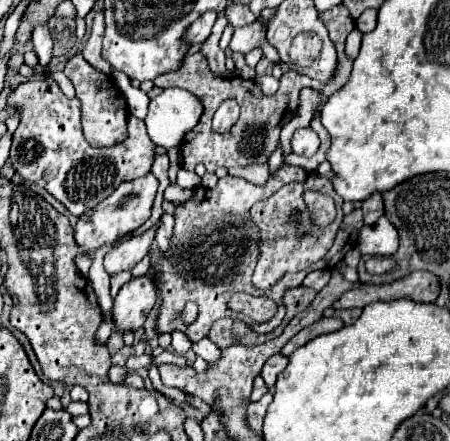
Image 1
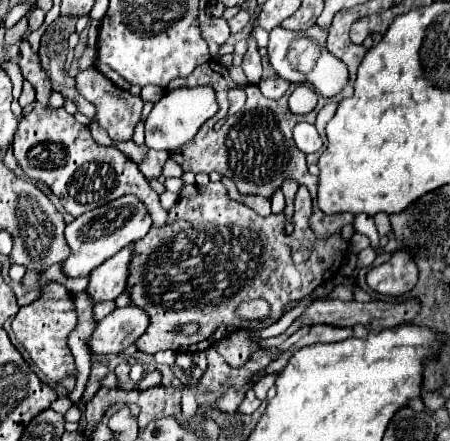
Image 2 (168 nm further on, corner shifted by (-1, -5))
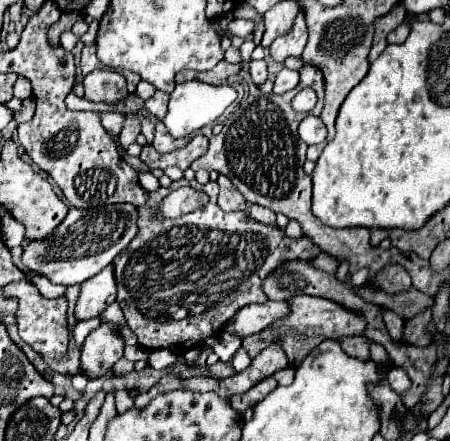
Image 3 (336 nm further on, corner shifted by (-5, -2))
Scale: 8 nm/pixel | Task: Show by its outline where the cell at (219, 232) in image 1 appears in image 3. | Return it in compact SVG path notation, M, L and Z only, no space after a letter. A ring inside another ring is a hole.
M177 180L169 188L149 192L149 200L139 210L137 236L131 244L113 260L113 272L117 282L117 302L127 318L129 328L135 332L137 342L145 350L169 348L175 354L183 354L197 346L203 338L215 336L227 324L227 320L243 306L255 302L267 302L261 284L263 276L269 276L283 260L311 260L317 268L335 274L335 260L319 256L315 244L305 236L299 240L287 238L279 228L267 228L247 220L241 212L223 212L217 206L217 182L201 186L197 180ZM175 186L191 186L211 196L203 208L183 214L175 220L153 222L151 214Z

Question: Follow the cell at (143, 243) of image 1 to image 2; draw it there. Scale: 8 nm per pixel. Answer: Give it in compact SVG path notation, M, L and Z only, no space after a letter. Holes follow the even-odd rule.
M125 247L107 263L101 263L95 271L91 271L91 281L87 287L87 293L93 297L93 301L107 301L115 299L121 295L127 287L127 277L129 277L129 265L131 265L131 255L133 249Z

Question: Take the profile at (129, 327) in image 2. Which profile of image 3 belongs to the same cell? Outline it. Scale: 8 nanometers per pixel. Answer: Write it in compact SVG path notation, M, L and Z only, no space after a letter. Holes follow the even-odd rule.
M101 324L93 330L81 348L81 372L89 378L101 378L123 356L123 338L111 330L111 324Z

